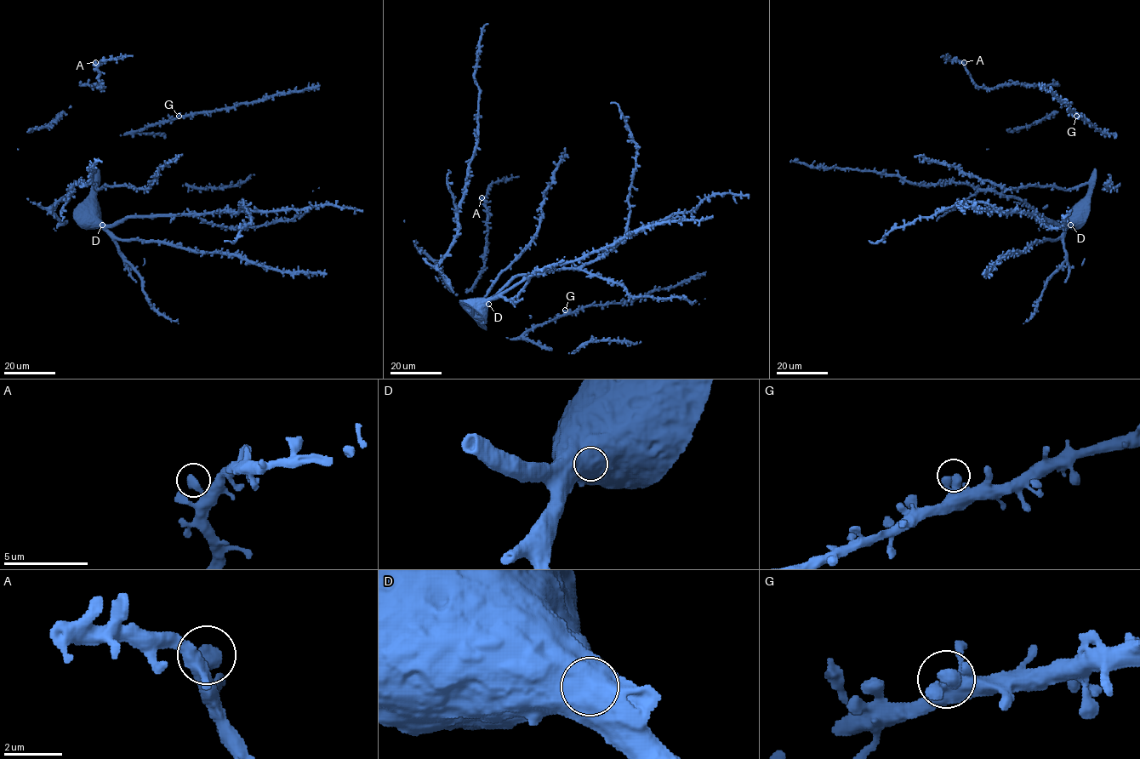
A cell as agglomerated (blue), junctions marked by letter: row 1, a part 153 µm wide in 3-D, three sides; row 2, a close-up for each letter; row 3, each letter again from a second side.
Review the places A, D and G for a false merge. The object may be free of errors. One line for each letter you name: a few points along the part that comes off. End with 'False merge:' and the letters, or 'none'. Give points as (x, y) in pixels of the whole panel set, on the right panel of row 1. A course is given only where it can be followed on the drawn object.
False merge: A

